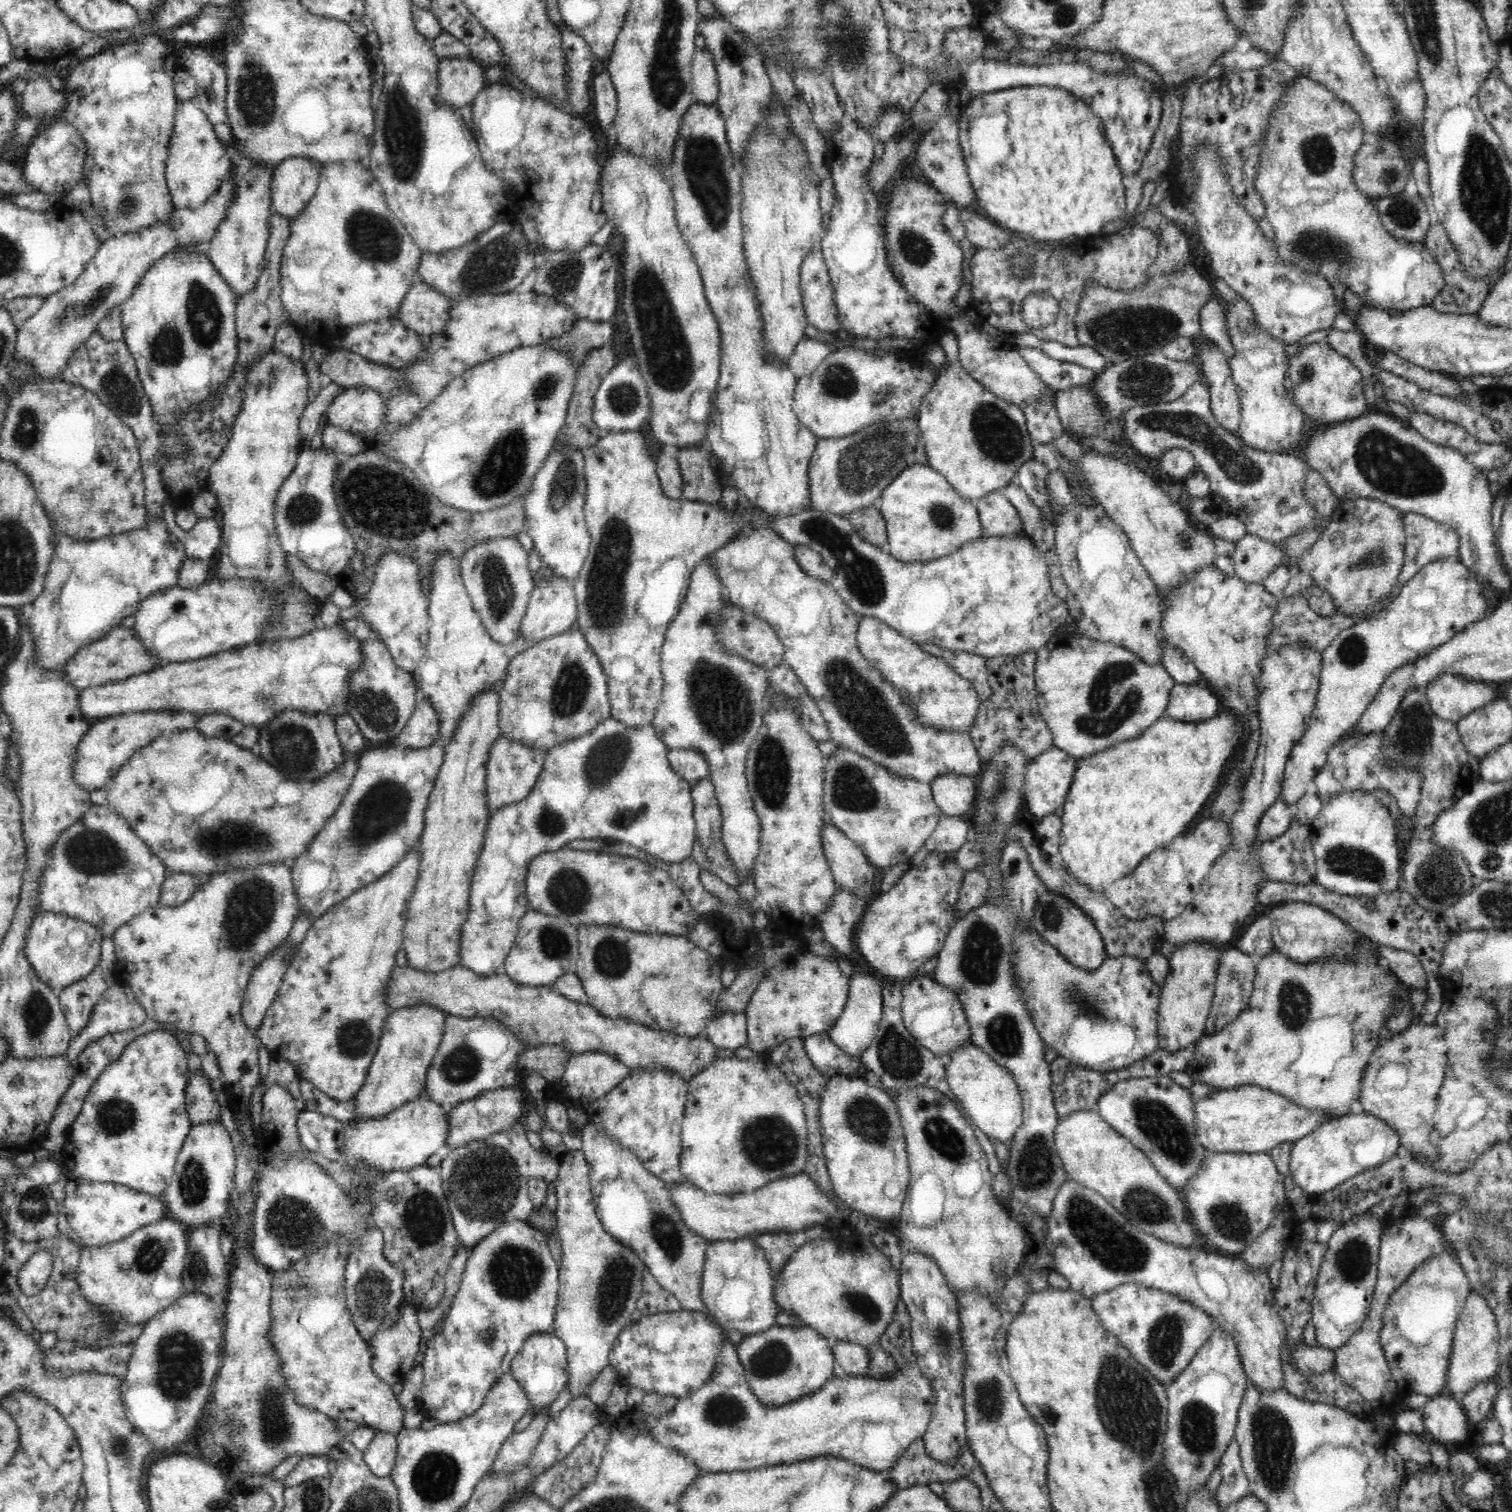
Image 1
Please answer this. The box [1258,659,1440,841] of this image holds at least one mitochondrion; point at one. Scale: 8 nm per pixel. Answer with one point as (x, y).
(1413, 738)

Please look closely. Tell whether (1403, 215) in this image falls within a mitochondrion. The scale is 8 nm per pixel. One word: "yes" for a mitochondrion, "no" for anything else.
yes

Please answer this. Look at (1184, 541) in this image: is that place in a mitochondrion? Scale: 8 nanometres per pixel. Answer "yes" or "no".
yes

